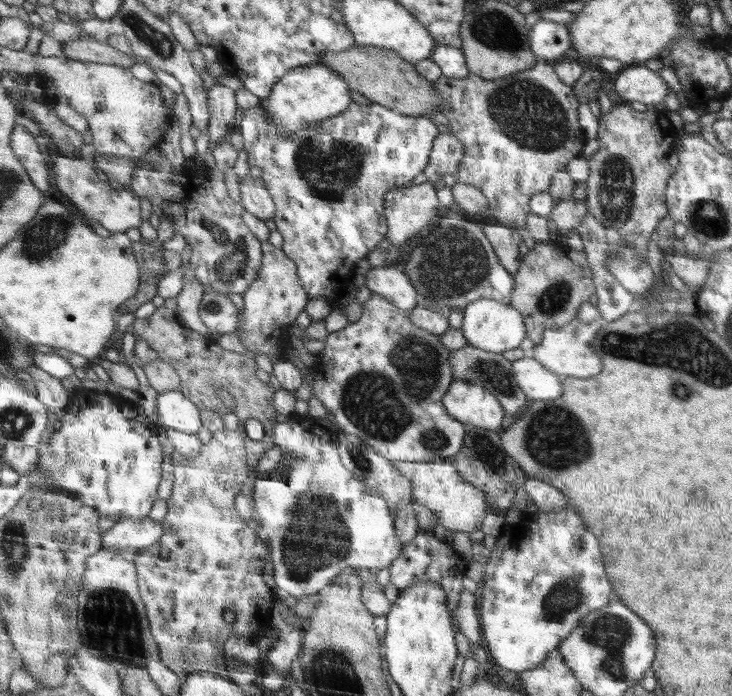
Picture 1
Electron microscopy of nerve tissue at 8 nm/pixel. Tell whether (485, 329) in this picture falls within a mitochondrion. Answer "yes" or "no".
no

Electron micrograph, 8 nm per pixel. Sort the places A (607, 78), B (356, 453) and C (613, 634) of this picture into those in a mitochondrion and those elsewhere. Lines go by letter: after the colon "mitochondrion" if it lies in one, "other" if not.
A: other
B: mitochondrion
C: mitochondrion

